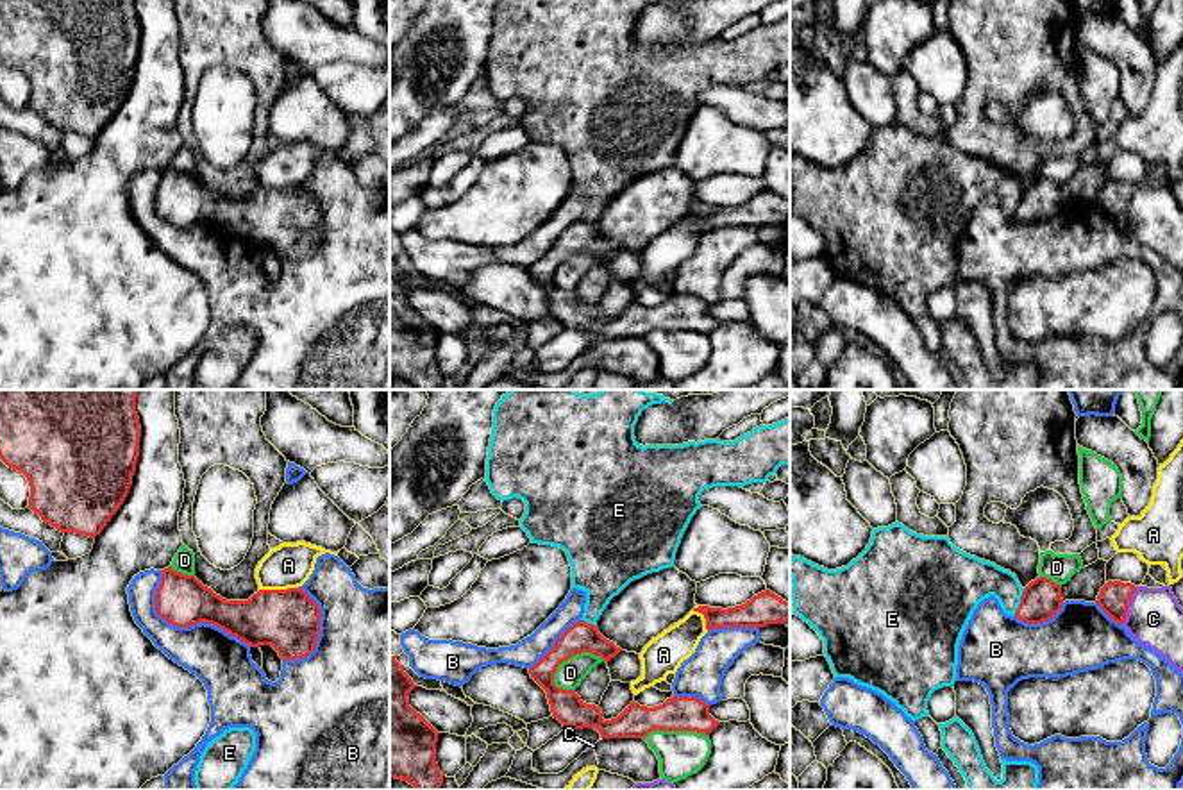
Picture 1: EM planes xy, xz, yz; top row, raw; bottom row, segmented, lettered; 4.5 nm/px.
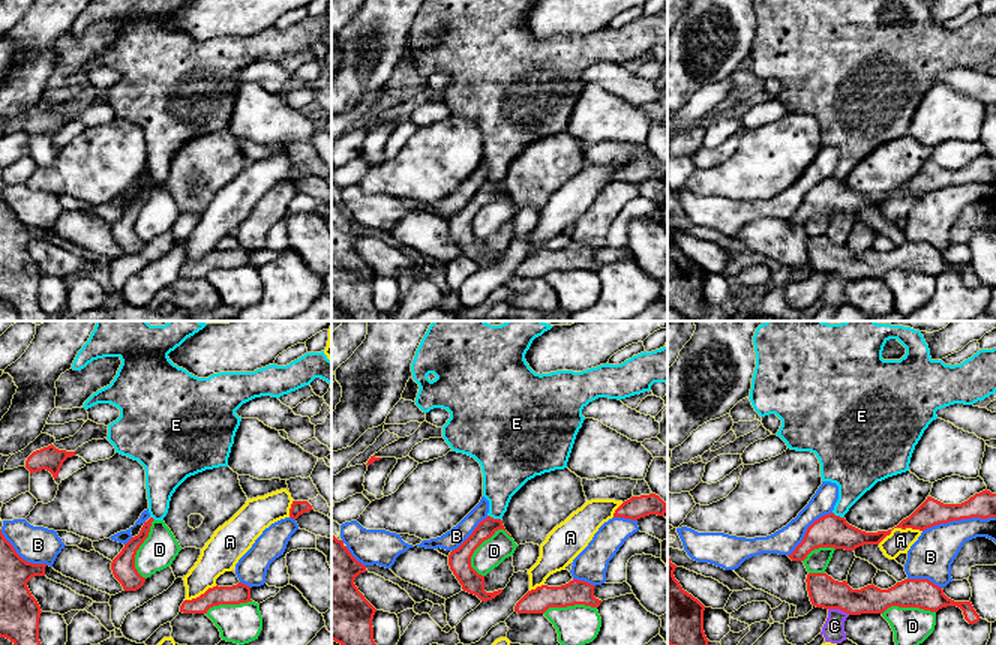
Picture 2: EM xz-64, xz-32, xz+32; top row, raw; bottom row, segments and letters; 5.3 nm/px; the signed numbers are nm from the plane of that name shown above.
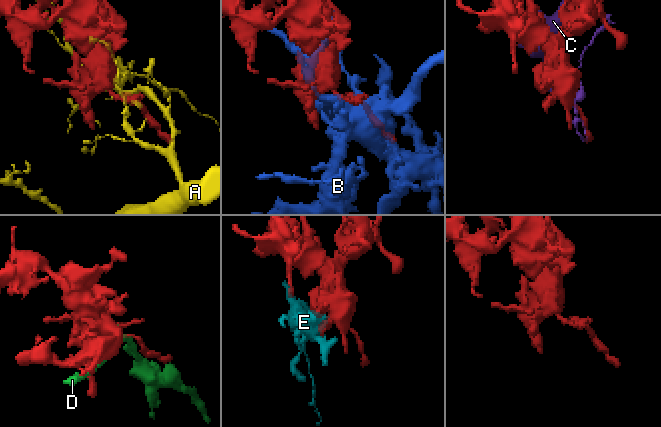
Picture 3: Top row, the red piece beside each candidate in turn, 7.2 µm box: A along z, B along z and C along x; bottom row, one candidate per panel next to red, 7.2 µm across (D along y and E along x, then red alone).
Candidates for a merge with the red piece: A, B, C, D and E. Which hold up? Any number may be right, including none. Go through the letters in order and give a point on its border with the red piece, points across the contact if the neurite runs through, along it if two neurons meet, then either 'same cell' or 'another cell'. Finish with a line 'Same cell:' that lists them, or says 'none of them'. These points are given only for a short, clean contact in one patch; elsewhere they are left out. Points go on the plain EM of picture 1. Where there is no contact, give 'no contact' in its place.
A: meets red in xy at (279, 190); another cell
B: meets red in xy at (183, 226); another cell
C: meets red in yz at (1128, 204); border along yz (1137, 186), (1126, 218), (1121, 224); another cell
D: meets red in xz at (572, 254); another cell
E: meets red in yz at (1021, 201); runs through yz (1040, 201), (1021, 201), (998, 181), (971, 179); same cell
Same cell: E

